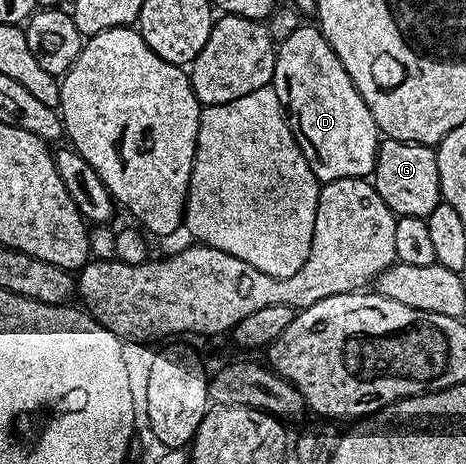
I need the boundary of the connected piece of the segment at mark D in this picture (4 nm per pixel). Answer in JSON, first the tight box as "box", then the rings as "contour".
{"box":[272,25,380,184],"contour":[[[301,25],[286,41],[277,44],[272,86],[276,97],[284,100],[290,131],[294,134],[300,153],[304,153],[304,161],[308,161],[308,169],[312,169],[319,184],[337,179],[365,179],[373,176],[380,142],[378,126],[364,97],[360,97],[352,77],[348,77],[340,57],[336,57],[317,26]]]}

